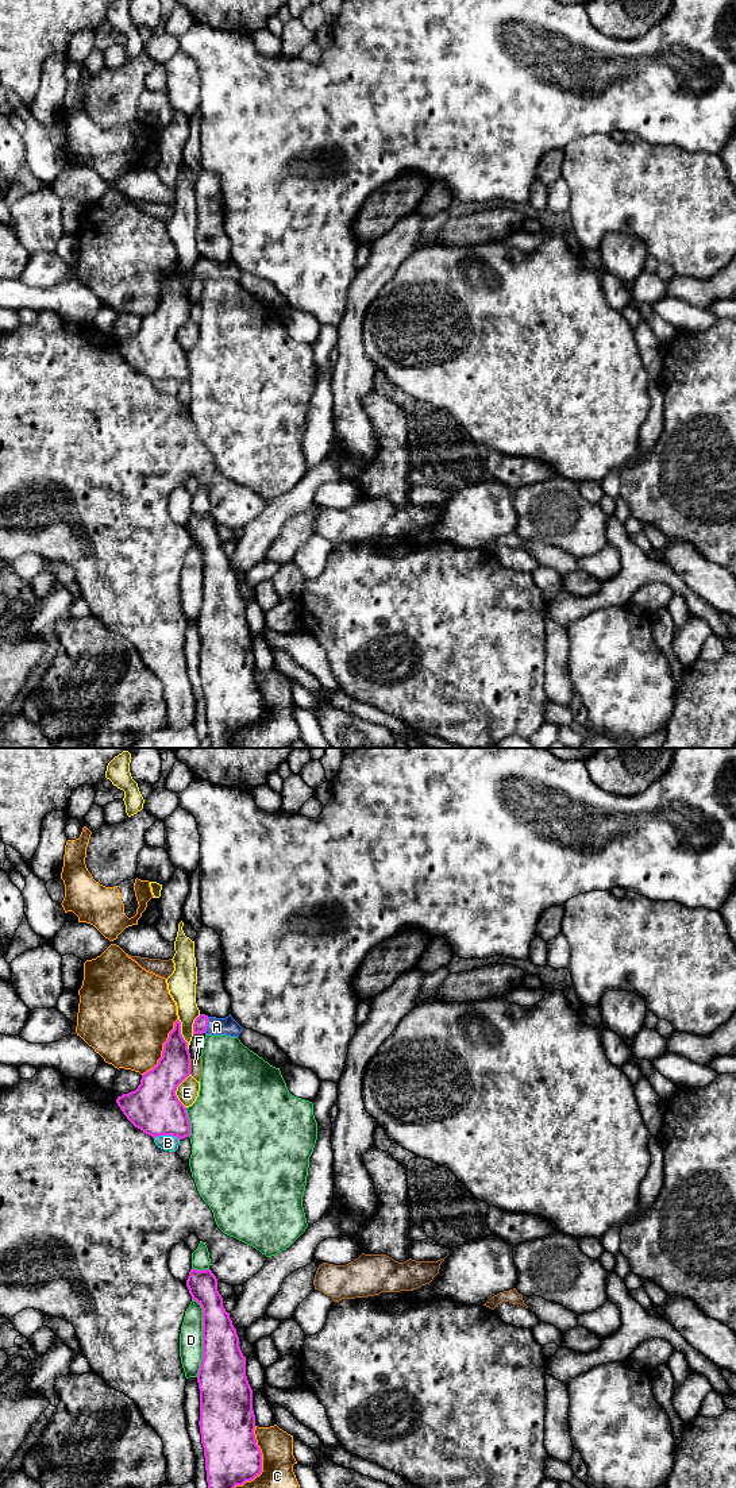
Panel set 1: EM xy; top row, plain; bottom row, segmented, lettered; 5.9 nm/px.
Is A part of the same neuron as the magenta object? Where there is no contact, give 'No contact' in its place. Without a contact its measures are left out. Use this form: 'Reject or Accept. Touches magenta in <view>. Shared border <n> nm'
Accept. Touches magenta in xy. Shared border 100 nm

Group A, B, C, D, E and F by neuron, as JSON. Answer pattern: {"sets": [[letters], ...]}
{"sets": [["A"], ["B"], ["C"], ["D"], ["E"], ["F"]]}

